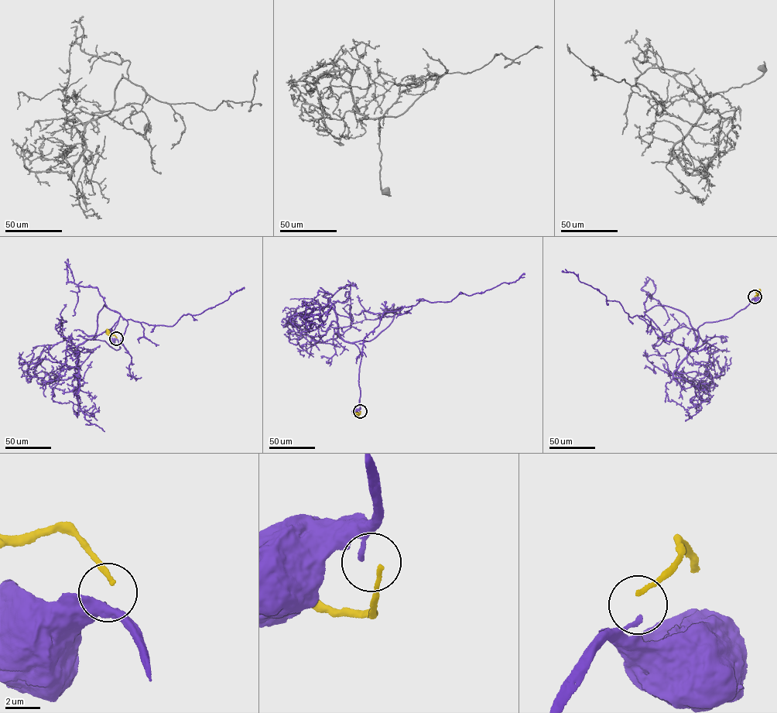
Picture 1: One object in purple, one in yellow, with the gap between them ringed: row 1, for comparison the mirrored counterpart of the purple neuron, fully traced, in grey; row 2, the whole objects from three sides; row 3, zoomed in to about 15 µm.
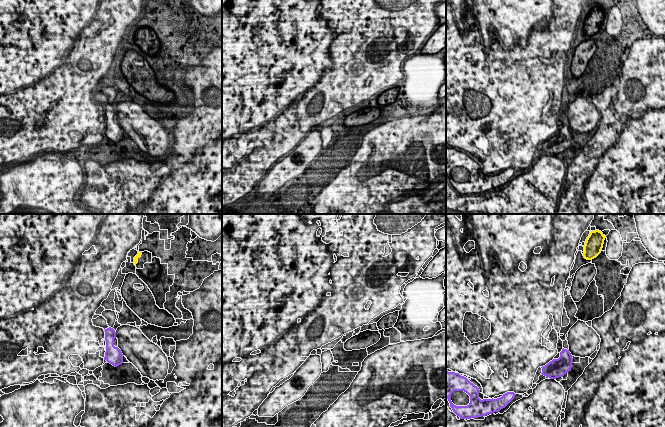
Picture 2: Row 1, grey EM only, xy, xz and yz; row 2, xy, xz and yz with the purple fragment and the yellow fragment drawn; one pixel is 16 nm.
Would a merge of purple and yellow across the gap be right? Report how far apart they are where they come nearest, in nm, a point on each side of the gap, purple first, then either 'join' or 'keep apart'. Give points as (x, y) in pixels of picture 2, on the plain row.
1050 nm | xy (110, 103), (135, 41) | keep apart

